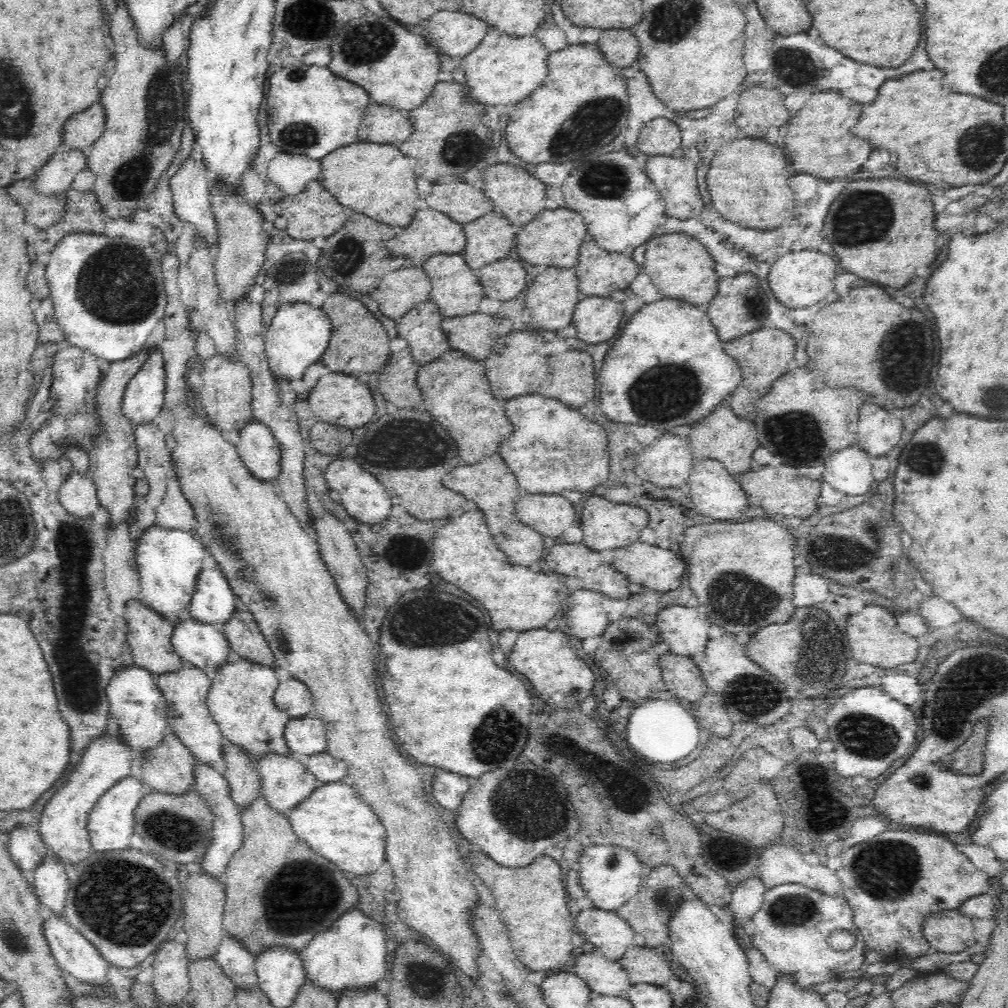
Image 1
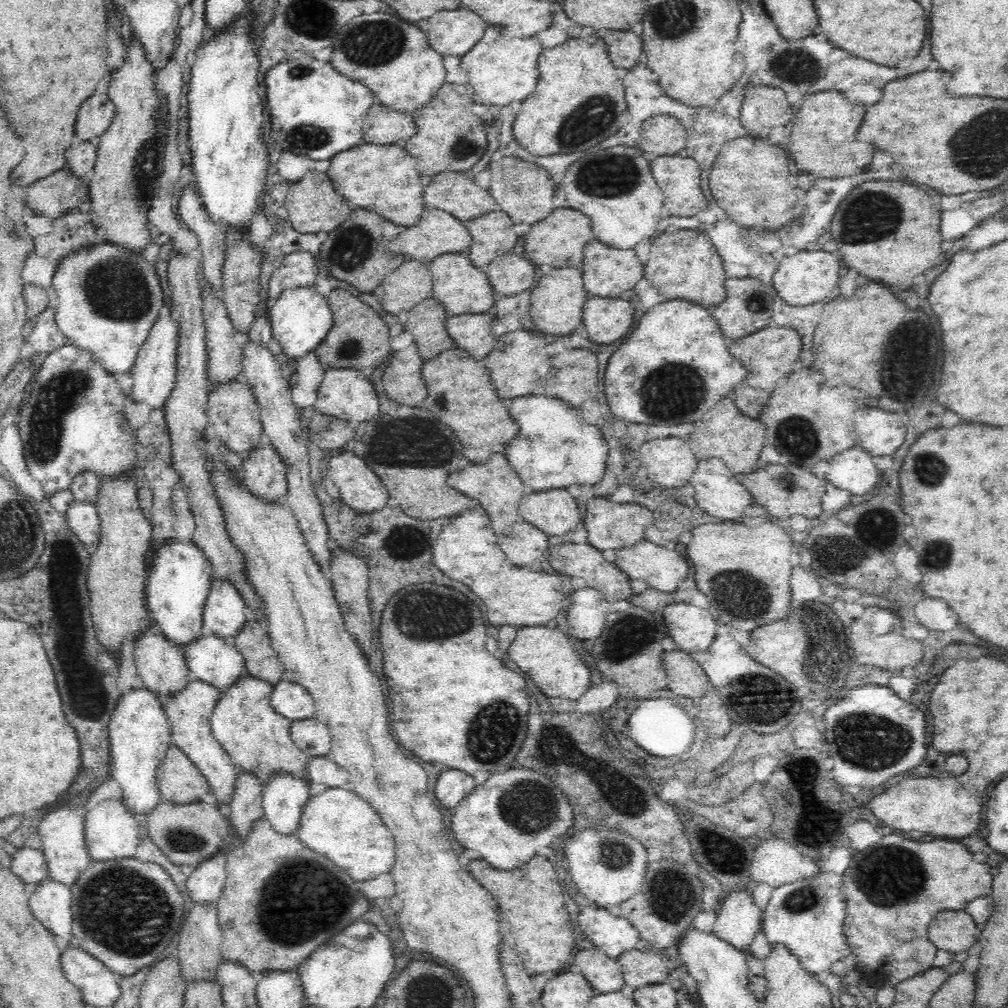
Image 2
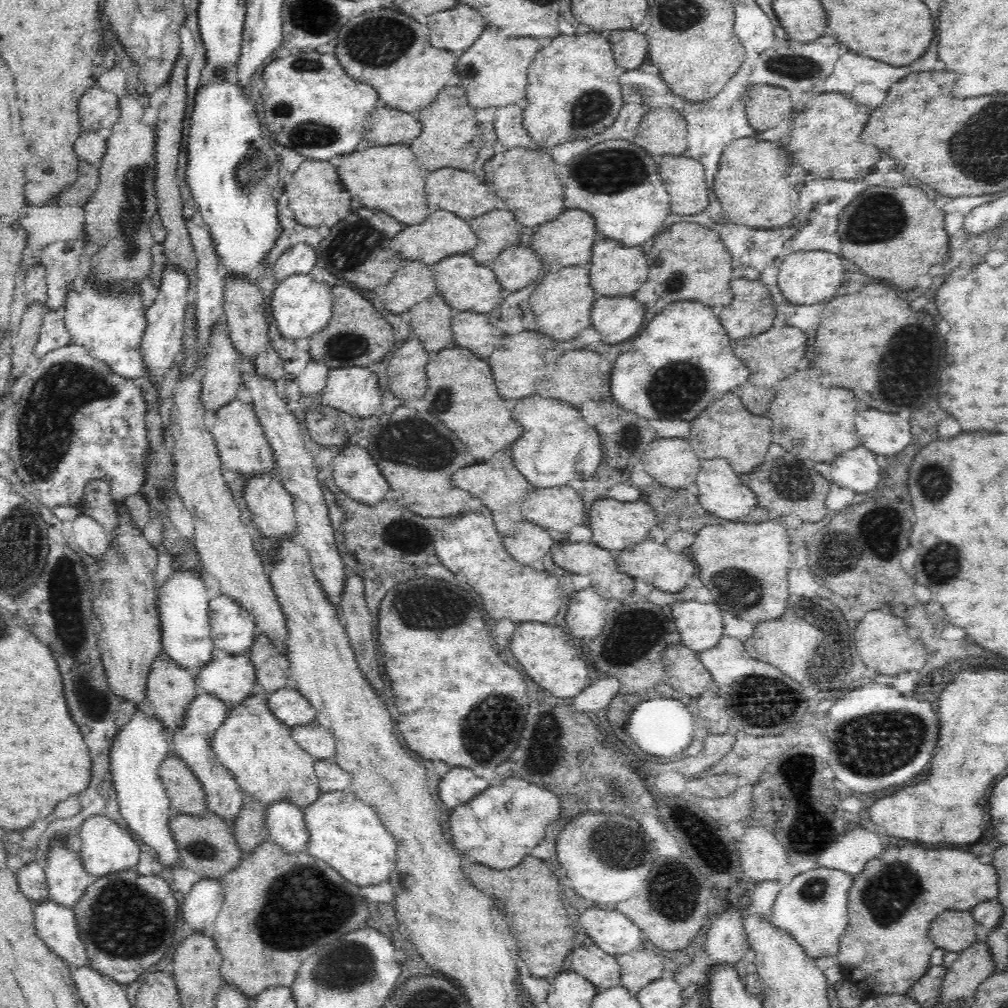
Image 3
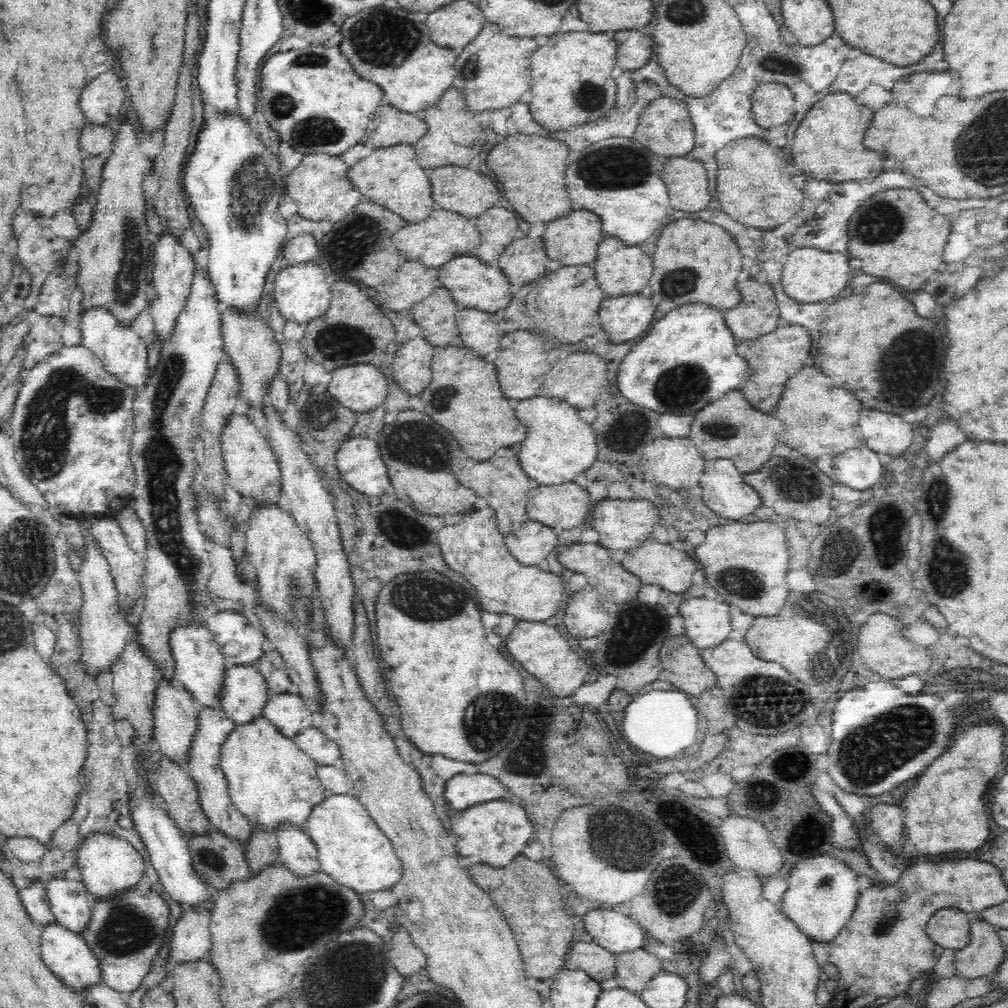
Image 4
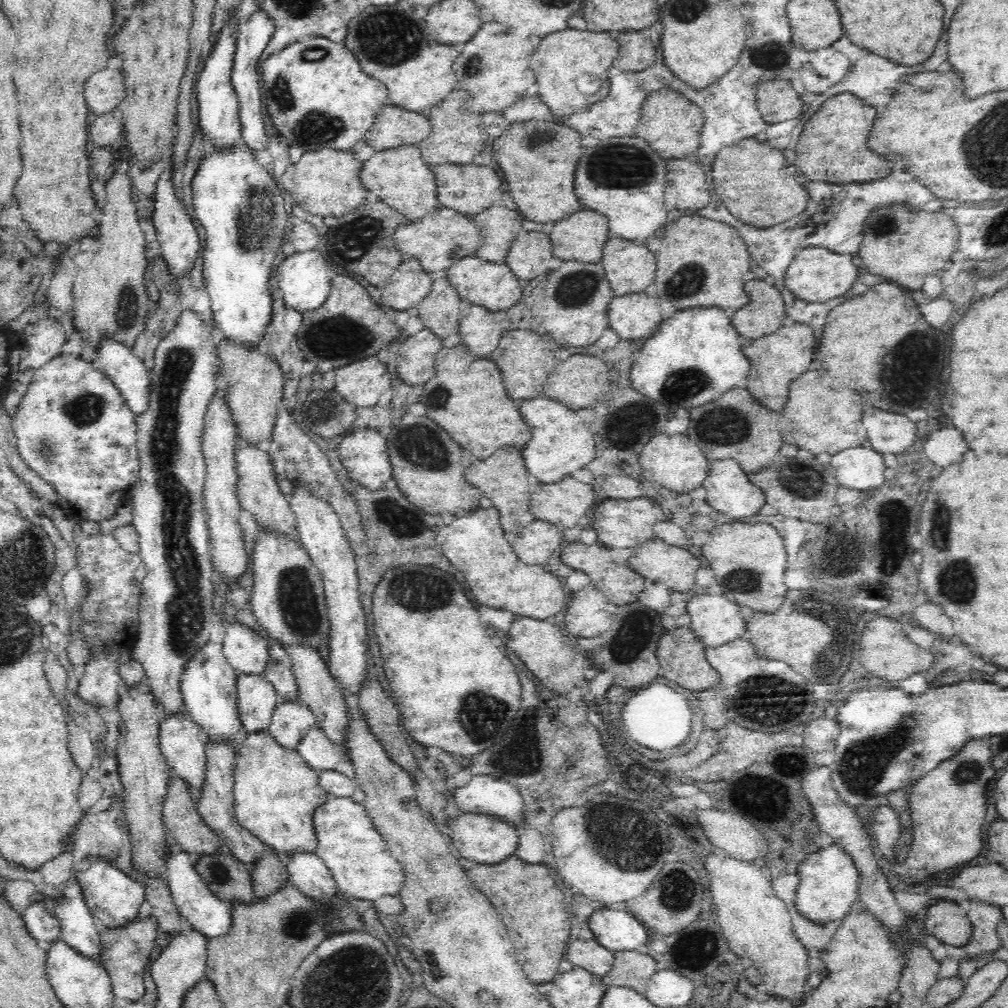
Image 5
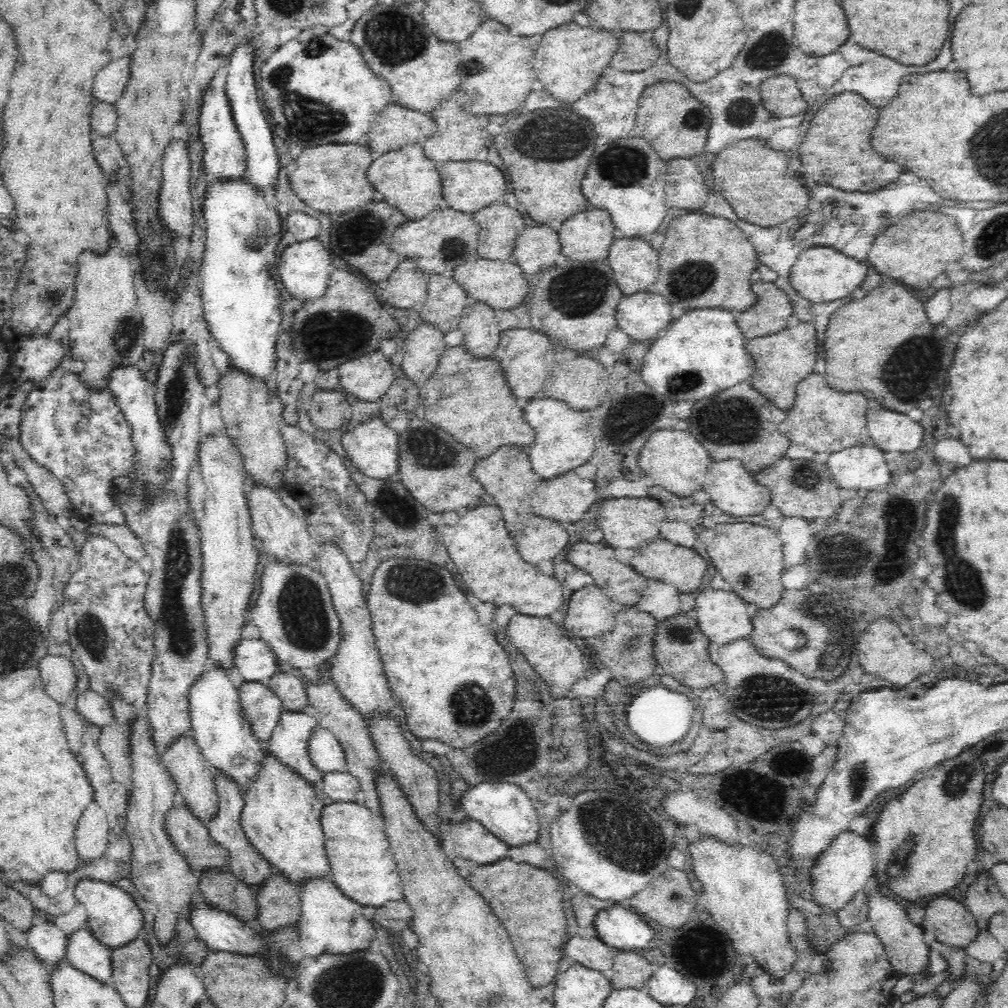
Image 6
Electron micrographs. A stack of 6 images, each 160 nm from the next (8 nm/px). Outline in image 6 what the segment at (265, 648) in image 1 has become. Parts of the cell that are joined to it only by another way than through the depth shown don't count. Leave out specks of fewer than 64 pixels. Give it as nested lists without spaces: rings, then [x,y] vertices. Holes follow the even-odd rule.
[[[279,671],[266,684],[282,699],[285,710],[302,713],[304,707],[309,704],[305,681],[292,673]]]

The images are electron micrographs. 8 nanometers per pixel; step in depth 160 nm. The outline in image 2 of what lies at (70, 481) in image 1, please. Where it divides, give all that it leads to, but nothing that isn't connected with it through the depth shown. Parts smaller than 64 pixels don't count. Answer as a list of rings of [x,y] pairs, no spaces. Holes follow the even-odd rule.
[[[76,502],[70,504],[65,512],[69,527],[84,548],[93,551],[102,536],[101,518],[96,505]]]

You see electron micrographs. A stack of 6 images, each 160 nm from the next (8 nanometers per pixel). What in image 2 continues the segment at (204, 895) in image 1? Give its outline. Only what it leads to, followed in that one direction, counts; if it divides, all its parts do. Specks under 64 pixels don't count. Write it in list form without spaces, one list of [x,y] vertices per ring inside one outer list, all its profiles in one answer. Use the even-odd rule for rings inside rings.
[[[194,906],[183,919],[178,940],[179,971],[187,986],[192,986],[194,982],[217,980],[218,968],[222,962],[223,932],[217,923],[216,907]]]

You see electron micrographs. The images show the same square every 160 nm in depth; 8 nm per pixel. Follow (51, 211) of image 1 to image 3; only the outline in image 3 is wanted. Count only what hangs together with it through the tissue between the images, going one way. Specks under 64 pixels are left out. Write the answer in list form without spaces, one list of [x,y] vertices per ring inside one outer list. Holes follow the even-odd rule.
[[[80,159],[80,174],[70,190],[60,194],[52,204],[78,205],[84,207],[89,198],[96,192],[99,184],[99,165]]]

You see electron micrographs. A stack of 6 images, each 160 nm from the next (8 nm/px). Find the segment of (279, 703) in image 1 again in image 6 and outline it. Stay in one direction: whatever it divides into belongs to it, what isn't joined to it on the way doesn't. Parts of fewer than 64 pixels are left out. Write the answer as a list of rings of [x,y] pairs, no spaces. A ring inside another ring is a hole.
[[[284,709],[278,726],[265,747],[268,754],[286,766],[291,773],[318,789],[325,774],[317,770],[308,751],[309,740],[316,726],[316,719],[307,713]]]

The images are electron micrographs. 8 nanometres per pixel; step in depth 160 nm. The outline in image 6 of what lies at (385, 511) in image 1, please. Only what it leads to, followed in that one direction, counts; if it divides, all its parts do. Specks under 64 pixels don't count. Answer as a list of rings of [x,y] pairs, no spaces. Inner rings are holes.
[[[372,418],[370,422],[355,427],[350,425],[342,437],[347,460],[351,460],[362,473],[372,478],[390,478],[399,472],[398,442],[400,442],[400,433],[392,429],[384,418]]]

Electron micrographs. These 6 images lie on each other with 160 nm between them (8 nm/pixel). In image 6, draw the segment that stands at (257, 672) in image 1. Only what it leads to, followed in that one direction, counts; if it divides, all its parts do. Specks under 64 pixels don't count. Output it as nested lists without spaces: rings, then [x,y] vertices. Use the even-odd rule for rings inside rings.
[[[267,752],[258,783],[244,793],[243,798],[243,830],[270,866],[283,874],[299,892],[308,882],[330,880],[332,867],[326,854],[326,838],[321,824],[321,812],[326,804],[318,798],[314,787],[307,785]]]

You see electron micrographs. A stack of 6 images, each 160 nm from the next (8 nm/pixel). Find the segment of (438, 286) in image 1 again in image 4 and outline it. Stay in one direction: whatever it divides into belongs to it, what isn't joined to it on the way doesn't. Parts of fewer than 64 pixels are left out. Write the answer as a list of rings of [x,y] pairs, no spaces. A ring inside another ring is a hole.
[[[460,255],[437,270],[438,280],[442,283],[442,287],[451,291],[454,301],[461,308],[476,308],[494,313],[500,309],[506,310],[512,303],[516,288],[498,265],[485,263],[476,256]]]

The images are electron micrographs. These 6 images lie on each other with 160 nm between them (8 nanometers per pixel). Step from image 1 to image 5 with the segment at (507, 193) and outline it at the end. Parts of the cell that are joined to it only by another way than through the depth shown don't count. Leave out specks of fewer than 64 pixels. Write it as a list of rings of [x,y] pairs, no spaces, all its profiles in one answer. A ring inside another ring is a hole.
[[[533,118],[510,123],[493,141],[493,152],[498,152],[512,203],[522,217],[536,222],[556,222],[584,208],[575,191],[574,178],[578,162],[584,154],[582,133],[560,124],[560,118]]]

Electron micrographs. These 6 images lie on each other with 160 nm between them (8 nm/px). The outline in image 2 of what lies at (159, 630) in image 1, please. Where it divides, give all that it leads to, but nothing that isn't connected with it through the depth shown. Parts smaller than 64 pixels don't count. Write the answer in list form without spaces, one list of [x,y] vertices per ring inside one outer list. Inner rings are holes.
[[[156,626],[138,638],[133,653],[137,671],[145,689],[156,694],[162,703],[166,698],[184,692],[193,679],[184,652],[173,642],[164,638]]]

